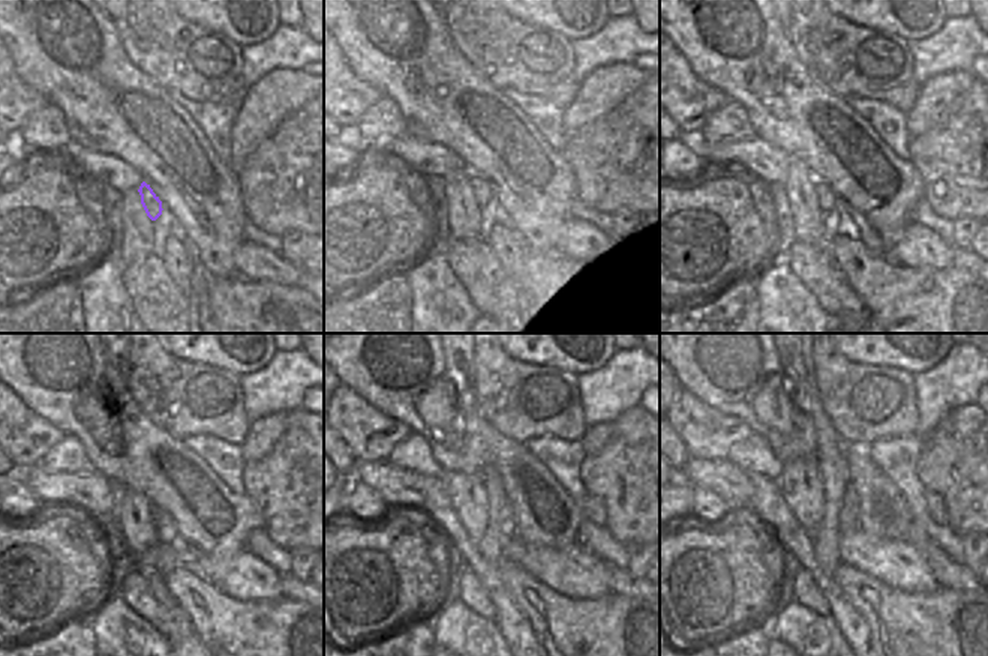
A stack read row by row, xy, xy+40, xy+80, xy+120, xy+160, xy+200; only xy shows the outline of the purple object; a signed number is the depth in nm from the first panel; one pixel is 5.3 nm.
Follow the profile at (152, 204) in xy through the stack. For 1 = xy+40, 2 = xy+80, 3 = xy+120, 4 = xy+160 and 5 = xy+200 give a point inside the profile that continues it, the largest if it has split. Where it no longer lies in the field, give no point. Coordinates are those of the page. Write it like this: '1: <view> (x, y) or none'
1: xy+40 (485, 194)
2: xy+80 (828, 200)
3: xy+120 (165, 527)
4: xy+160 (507, 523)
5: xy+200 (849, 506)

